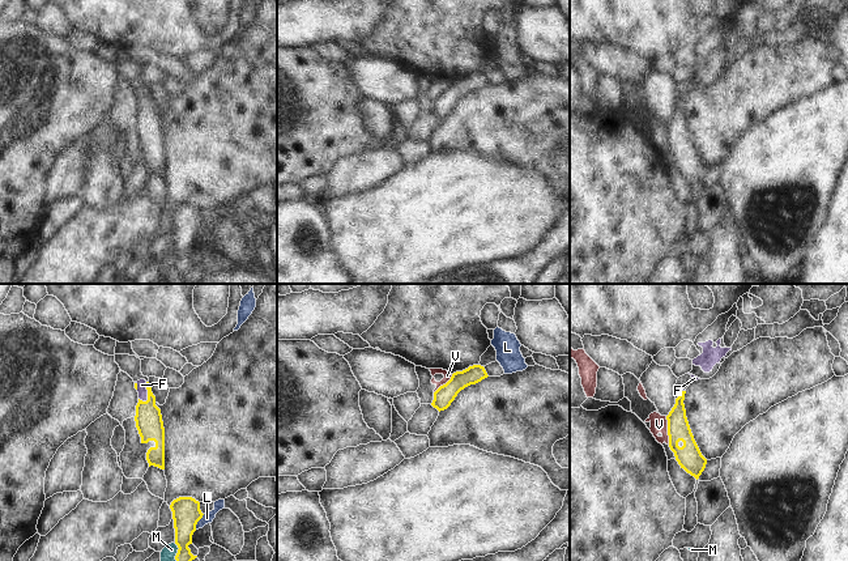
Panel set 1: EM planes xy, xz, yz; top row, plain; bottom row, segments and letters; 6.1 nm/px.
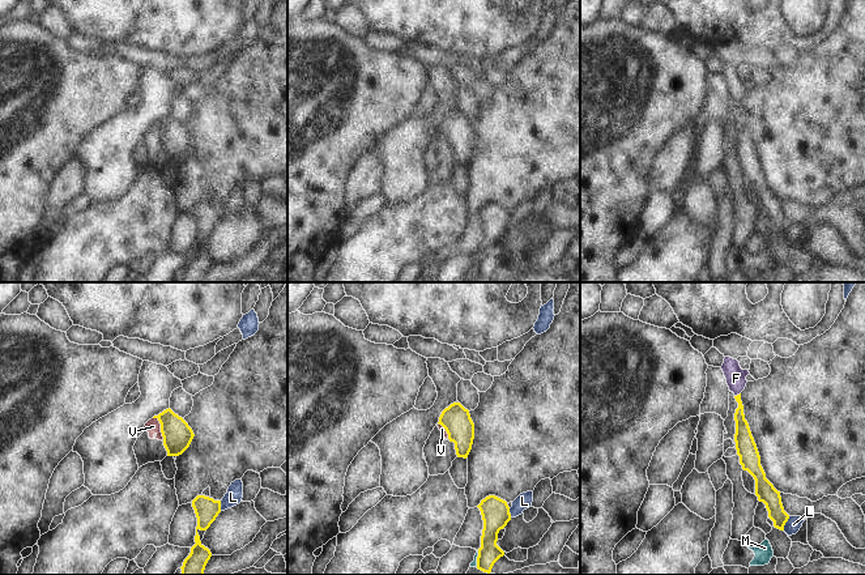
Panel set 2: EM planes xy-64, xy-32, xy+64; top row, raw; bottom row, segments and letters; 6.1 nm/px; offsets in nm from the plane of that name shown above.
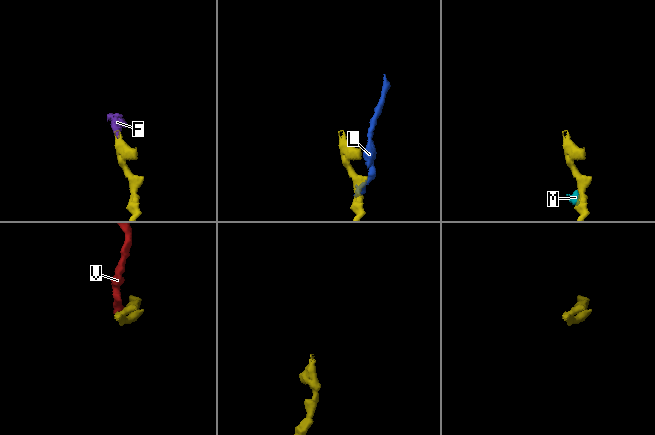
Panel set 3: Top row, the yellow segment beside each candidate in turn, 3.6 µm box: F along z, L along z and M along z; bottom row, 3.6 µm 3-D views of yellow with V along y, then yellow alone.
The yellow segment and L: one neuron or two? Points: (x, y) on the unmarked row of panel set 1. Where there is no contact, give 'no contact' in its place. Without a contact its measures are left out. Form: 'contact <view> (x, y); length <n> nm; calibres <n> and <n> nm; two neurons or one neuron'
contact xy (197, 228); length 110 nm; calibres 180 and 70 nm; two neurons

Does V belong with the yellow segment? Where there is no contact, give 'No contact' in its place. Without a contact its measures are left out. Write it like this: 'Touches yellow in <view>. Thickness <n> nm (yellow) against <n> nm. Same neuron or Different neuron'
Touches yellow in yz. Thickness 160 nm (yellow) against 110 nm. Different neuron.

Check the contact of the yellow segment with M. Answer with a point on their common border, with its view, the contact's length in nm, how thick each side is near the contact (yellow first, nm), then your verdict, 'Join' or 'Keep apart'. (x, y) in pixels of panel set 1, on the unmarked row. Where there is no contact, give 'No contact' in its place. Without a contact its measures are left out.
Touches yellow at xy (175, 263). Shared border 170 nm. Thickness 160 nm (yellow) against 100 nm. Keep apart.

